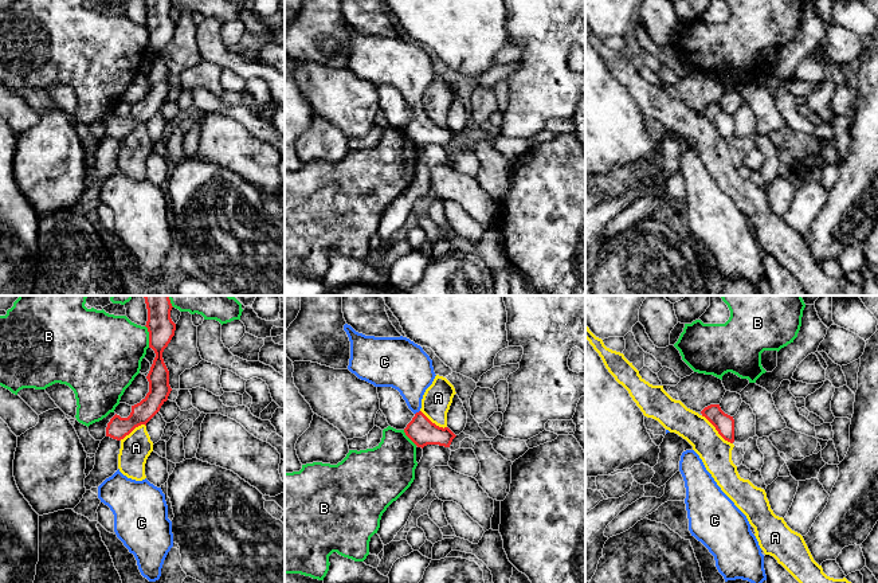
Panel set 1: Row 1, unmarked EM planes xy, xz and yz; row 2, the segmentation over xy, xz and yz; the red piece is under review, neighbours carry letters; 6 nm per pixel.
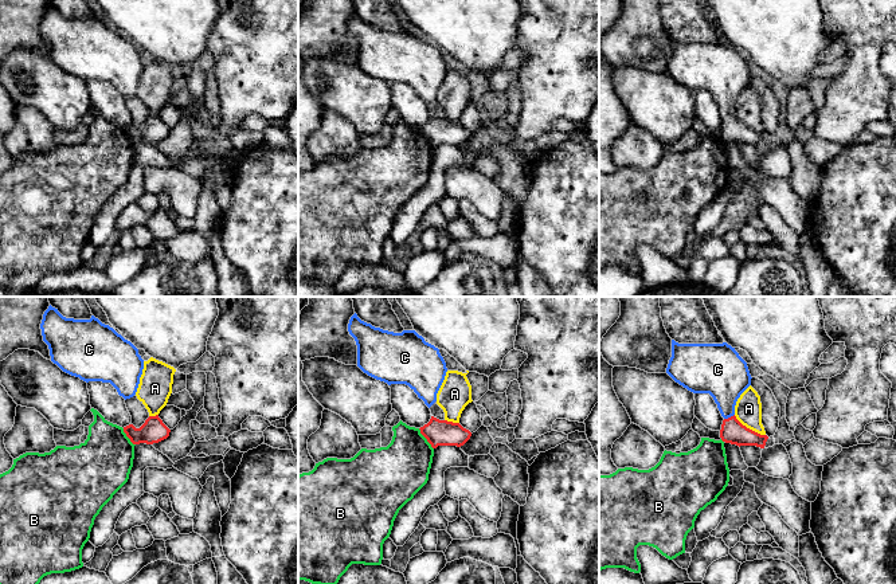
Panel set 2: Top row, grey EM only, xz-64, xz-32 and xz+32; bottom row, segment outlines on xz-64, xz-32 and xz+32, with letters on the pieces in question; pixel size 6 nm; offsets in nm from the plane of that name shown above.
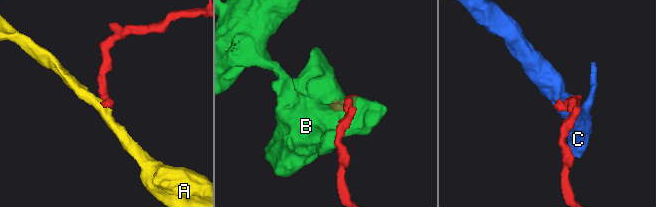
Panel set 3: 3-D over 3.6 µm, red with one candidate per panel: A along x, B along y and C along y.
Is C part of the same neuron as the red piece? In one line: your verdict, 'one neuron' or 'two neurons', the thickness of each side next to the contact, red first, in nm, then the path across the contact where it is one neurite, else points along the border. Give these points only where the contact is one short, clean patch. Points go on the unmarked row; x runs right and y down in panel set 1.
one neuron | 170/260 nm | across xz (420, 129), (416, 112), (412, 97), (411, 71)

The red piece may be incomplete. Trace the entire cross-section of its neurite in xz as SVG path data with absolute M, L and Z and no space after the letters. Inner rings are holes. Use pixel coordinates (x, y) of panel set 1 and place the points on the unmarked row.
M348 23L344 30L350 40L348 69L375 86L397 89L415 113L404 128L405 134L422 148L427 144L450 146L456 134L448 126L436 125L420 110L423 94L436 75L423 47L403 35L365 35Z

